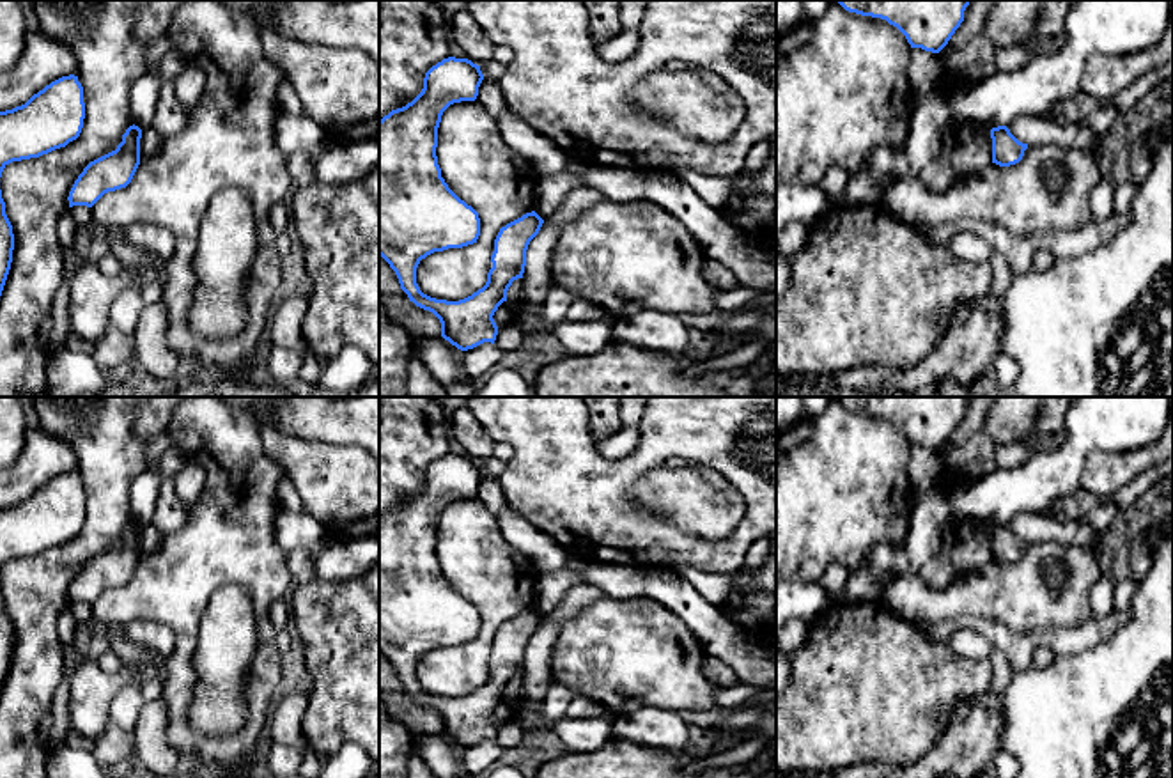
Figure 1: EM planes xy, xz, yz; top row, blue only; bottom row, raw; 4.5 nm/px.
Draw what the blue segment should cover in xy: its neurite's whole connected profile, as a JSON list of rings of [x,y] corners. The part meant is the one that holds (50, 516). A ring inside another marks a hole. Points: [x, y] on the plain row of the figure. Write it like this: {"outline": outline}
{"outline": [[[74,471],[51,478],[21,503],[0,509],[0,574],[12,558],[39,555],[76,537],[83,516],[83,484]]]}

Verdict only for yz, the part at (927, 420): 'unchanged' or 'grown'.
unchanged

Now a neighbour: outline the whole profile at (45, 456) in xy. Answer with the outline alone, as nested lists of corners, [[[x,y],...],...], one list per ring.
[[[41,425],[28,427],[18,459],[0,470],[0,509],[25,502],[46,482],[69,471],[78,471],[73,448]]]

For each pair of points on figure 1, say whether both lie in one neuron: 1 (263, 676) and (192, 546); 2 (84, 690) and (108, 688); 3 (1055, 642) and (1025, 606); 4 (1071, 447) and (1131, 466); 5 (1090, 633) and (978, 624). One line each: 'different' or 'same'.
1: same
2: same
3: different
4: different
5: same

